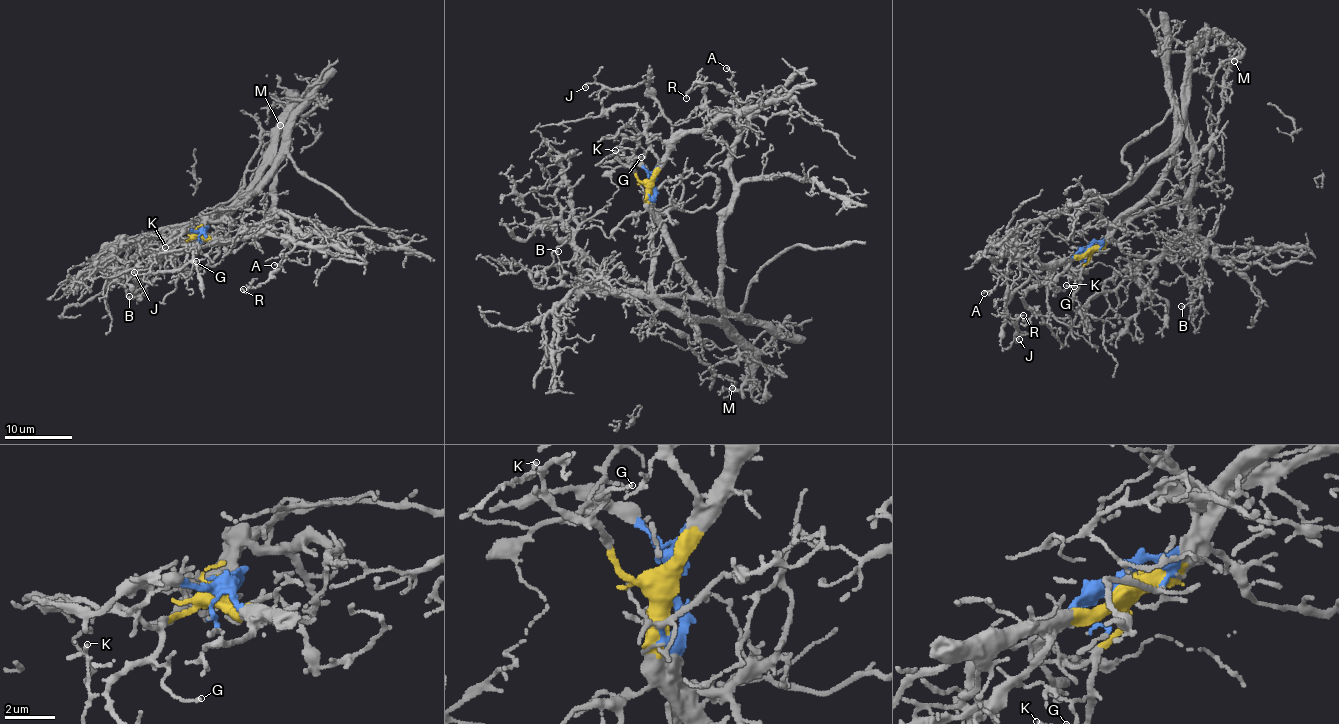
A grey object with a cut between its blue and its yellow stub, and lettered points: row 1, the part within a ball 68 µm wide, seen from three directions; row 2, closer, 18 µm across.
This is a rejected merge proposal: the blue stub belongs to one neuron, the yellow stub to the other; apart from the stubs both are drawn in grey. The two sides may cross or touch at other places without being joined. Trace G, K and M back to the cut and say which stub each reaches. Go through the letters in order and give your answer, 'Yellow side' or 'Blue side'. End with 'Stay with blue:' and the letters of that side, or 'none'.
G: Yellow side
K: Yellow side
M: Blue side
Stay with blue: M

